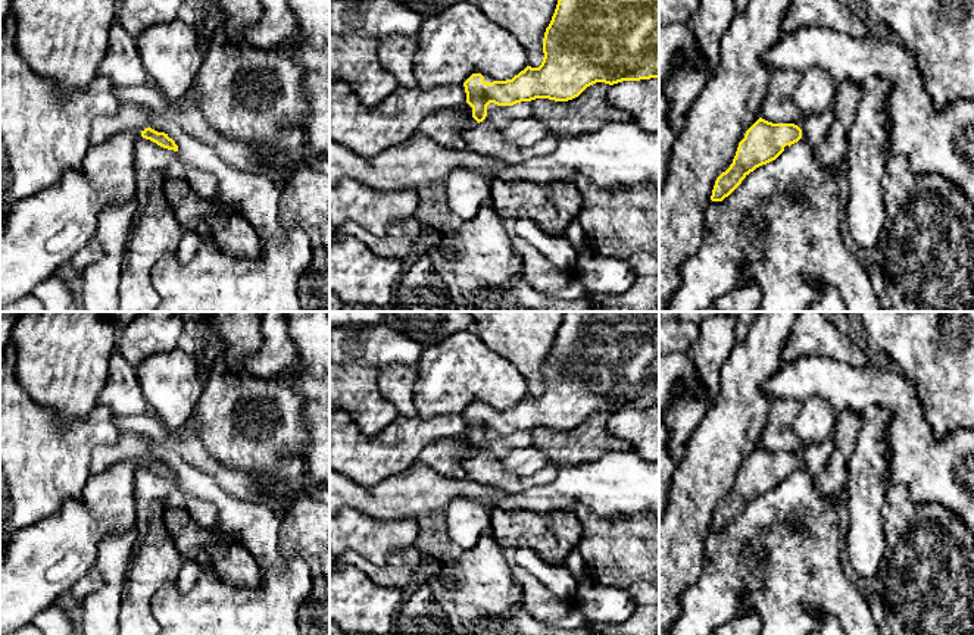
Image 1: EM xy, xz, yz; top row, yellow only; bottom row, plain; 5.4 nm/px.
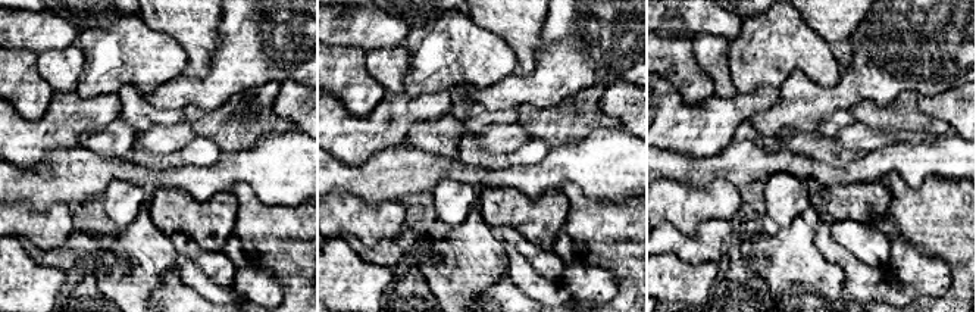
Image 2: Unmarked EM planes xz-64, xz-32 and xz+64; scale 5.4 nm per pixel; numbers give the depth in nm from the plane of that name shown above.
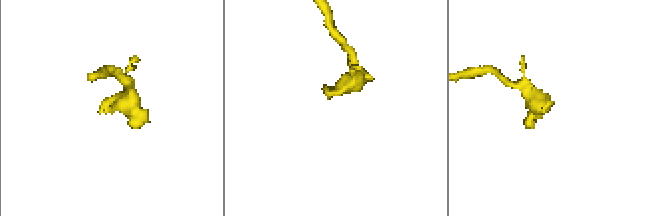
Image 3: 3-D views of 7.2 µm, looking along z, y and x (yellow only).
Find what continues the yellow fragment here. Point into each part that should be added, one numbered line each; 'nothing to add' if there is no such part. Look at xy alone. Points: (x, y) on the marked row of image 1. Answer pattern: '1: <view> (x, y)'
1: xy (43, 231)

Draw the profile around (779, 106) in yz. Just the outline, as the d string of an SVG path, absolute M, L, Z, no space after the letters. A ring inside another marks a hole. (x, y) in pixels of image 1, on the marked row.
M777 71L768 85L759 107L759 118L772 123L797 123L800 110L793 100L793 93L802 75L795 71Z

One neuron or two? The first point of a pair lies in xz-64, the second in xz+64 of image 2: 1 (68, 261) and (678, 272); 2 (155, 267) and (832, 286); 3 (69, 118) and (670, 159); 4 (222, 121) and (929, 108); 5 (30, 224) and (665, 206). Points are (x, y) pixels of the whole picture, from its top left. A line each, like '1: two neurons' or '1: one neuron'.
1: two neurons
2: one neuron
3: two neurons
4: two neurons
5: one neuron

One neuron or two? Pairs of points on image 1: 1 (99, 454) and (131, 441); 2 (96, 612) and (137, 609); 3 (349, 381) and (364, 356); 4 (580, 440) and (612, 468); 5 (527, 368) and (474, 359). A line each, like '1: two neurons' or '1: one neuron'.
1: one neuron
2: two neurons
3: two neurons
4: two neurons
5: two neurons

